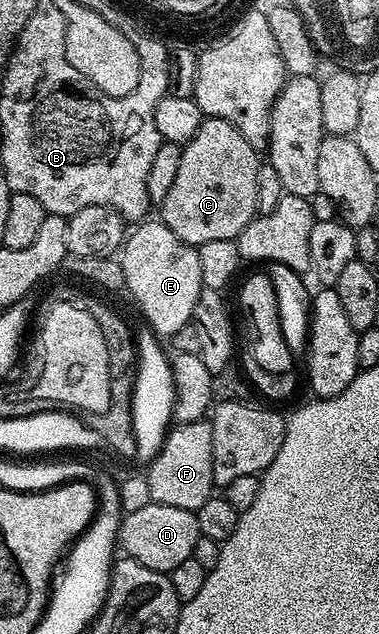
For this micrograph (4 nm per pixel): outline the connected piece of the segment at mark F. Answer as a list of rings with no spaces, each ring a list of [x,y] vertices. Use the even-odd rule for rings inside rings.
[[[202,419],[192,421],[186,425],[174,424],[165,435],[156,457],[148,462],[147,476],[151,487],[151,502],[167,507],[183,507],[184,509],[197,510],[207,503],[207,499],[214,496],[213,468],[211,467],[211,427],[209,421]]]

